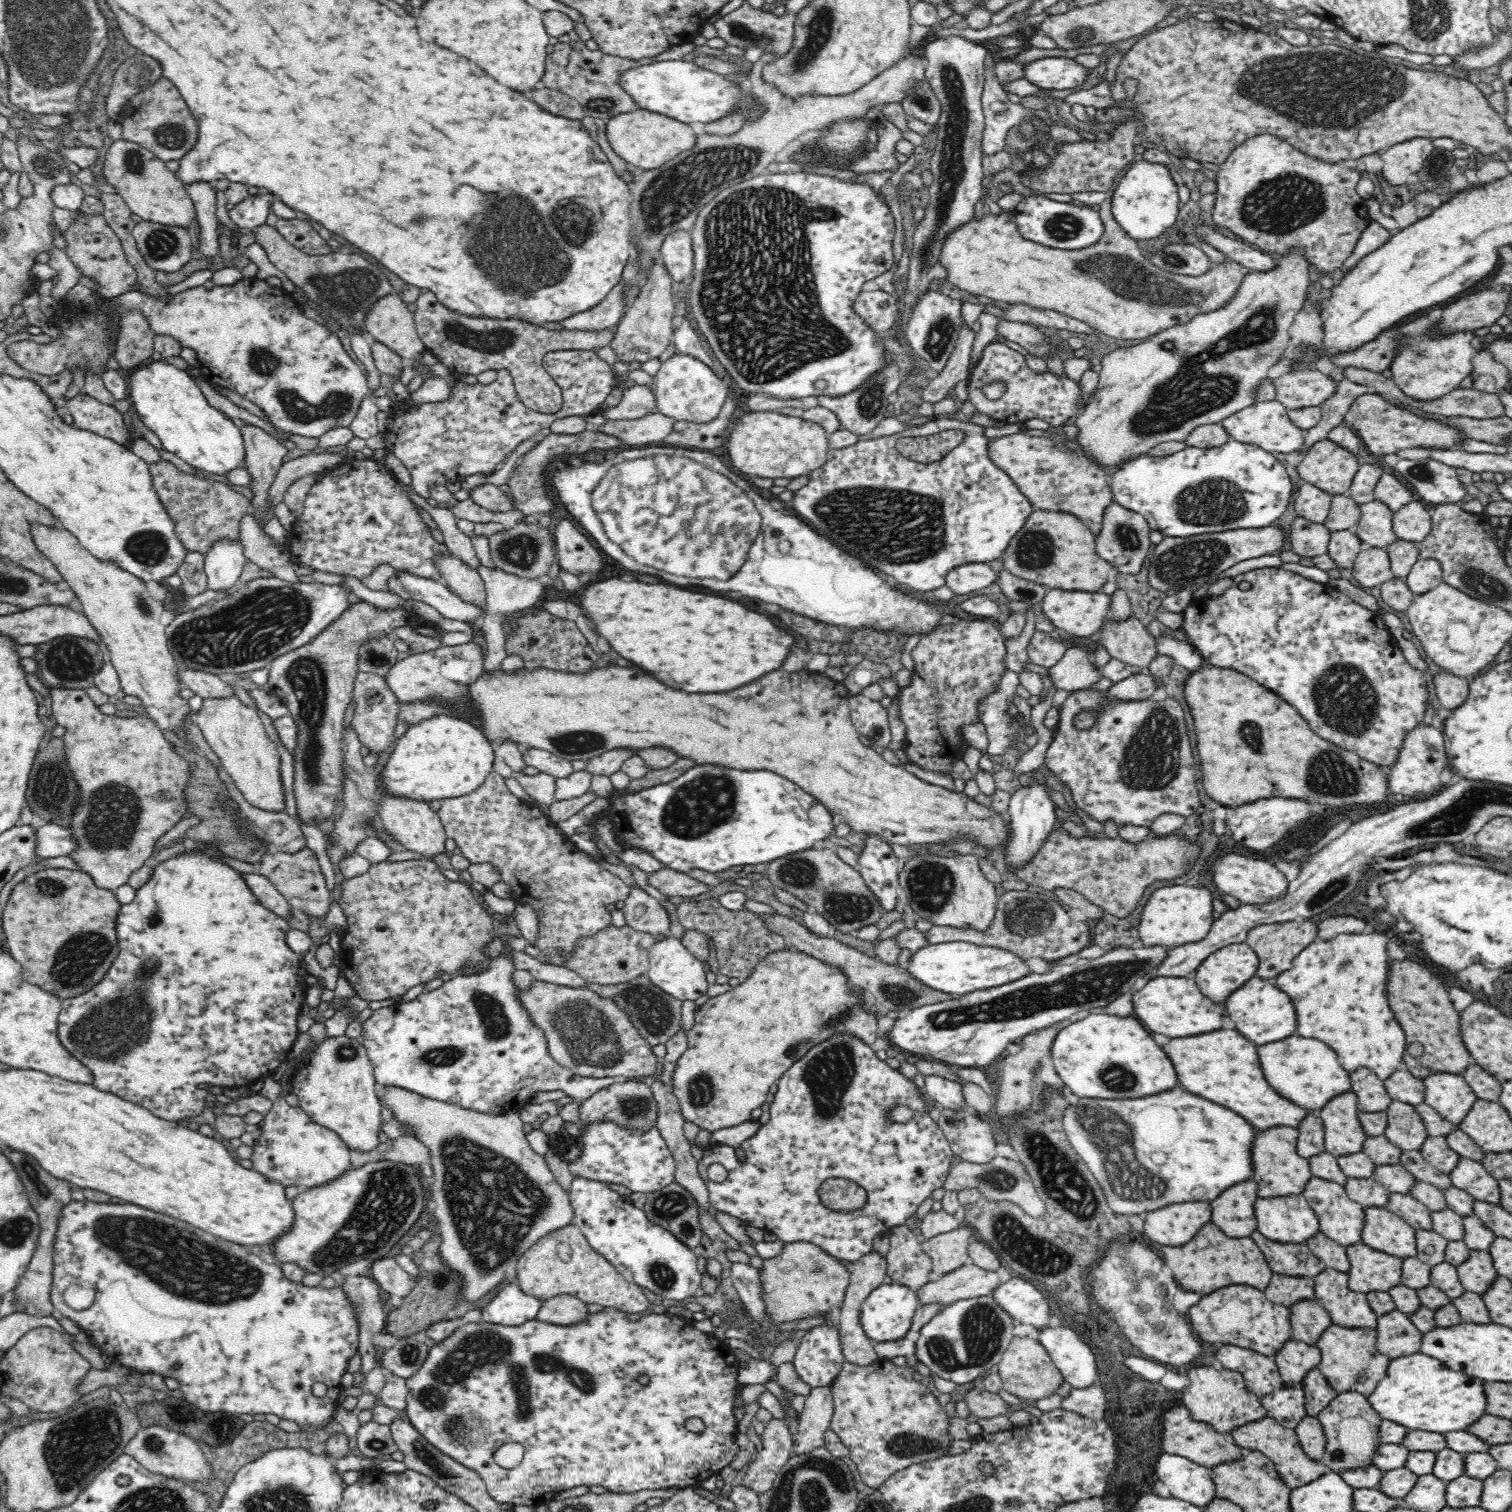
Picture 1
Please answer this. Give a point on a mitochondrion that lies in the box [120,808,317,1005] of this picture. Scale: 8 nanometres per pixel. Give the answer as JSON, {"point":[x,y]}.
{"point":[155,916]}

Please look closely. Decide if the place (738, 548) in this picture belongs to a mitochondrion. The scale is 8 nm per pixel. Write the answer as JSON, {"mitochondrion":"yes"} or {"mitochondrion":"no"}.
{"mitochondrion":"yes"}

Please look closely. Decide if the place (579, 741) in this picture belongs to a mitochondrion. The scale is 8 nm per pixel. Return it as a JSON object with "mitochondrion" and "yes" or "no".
{"mitochondrion":"yes"}

